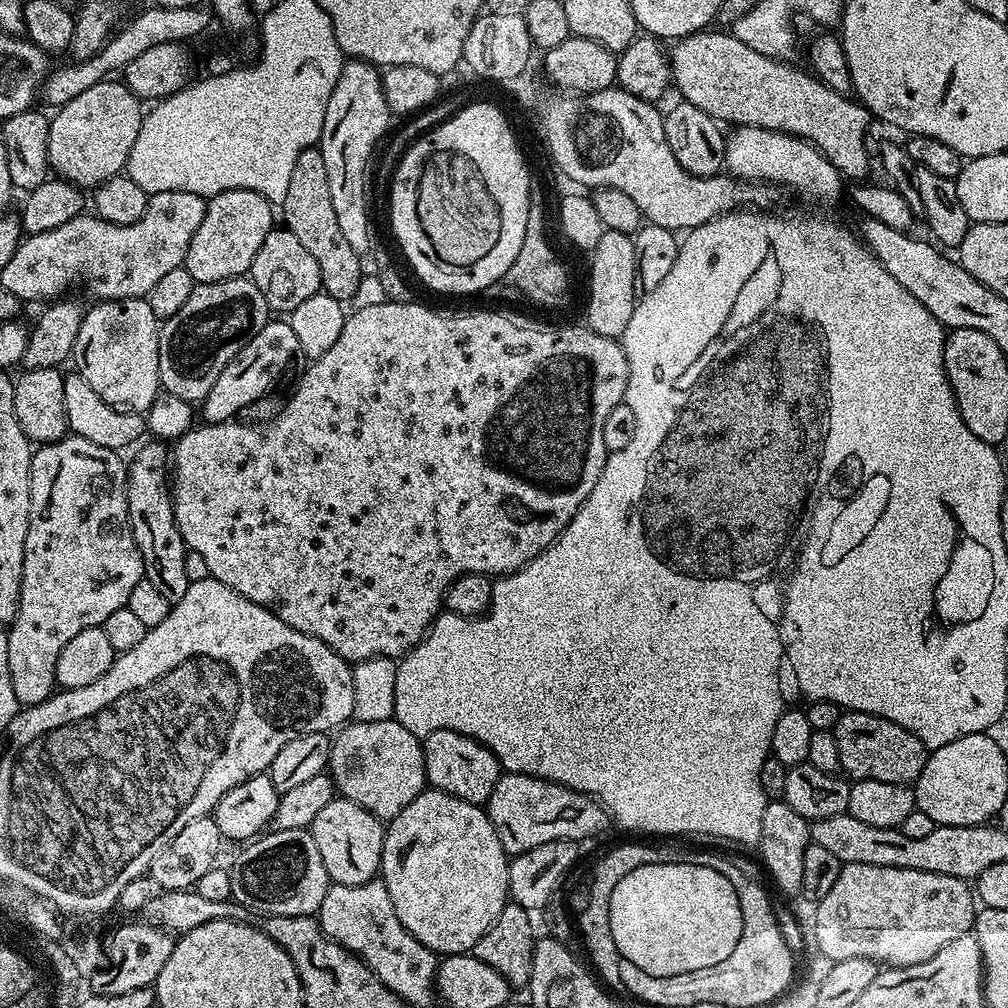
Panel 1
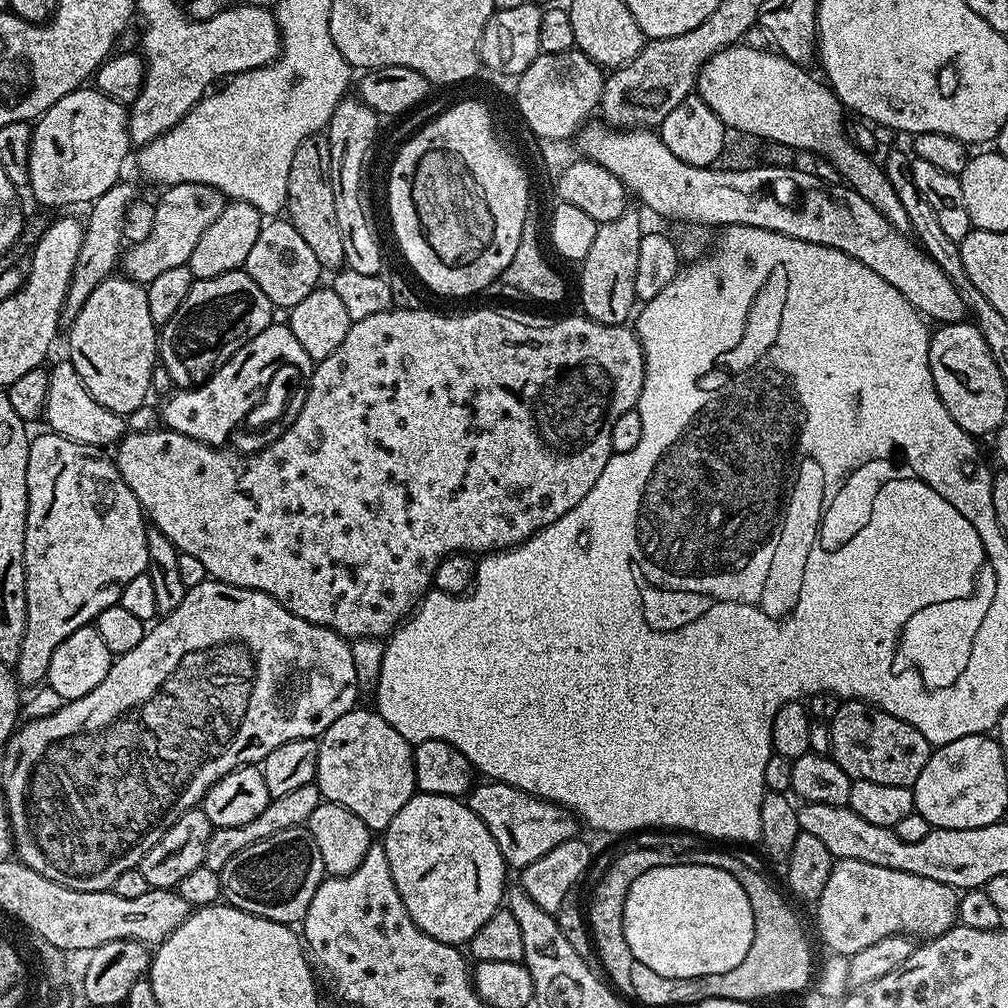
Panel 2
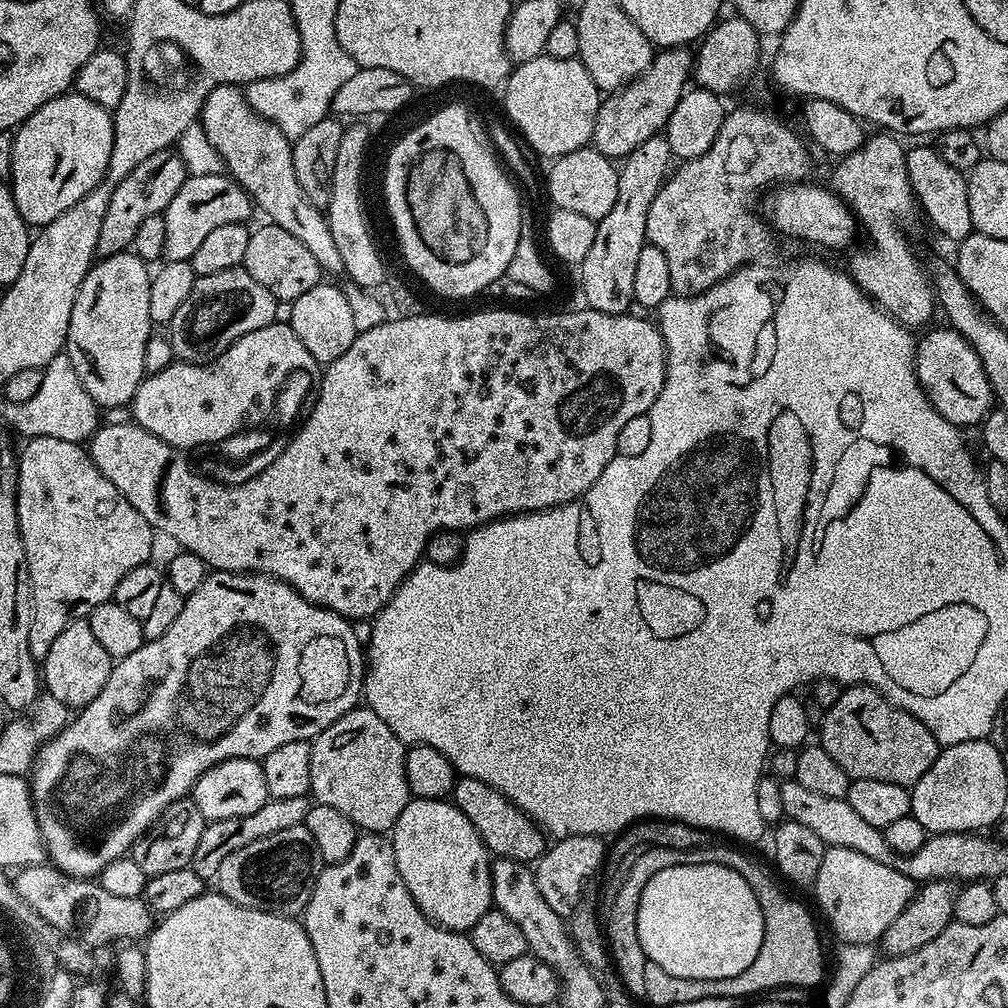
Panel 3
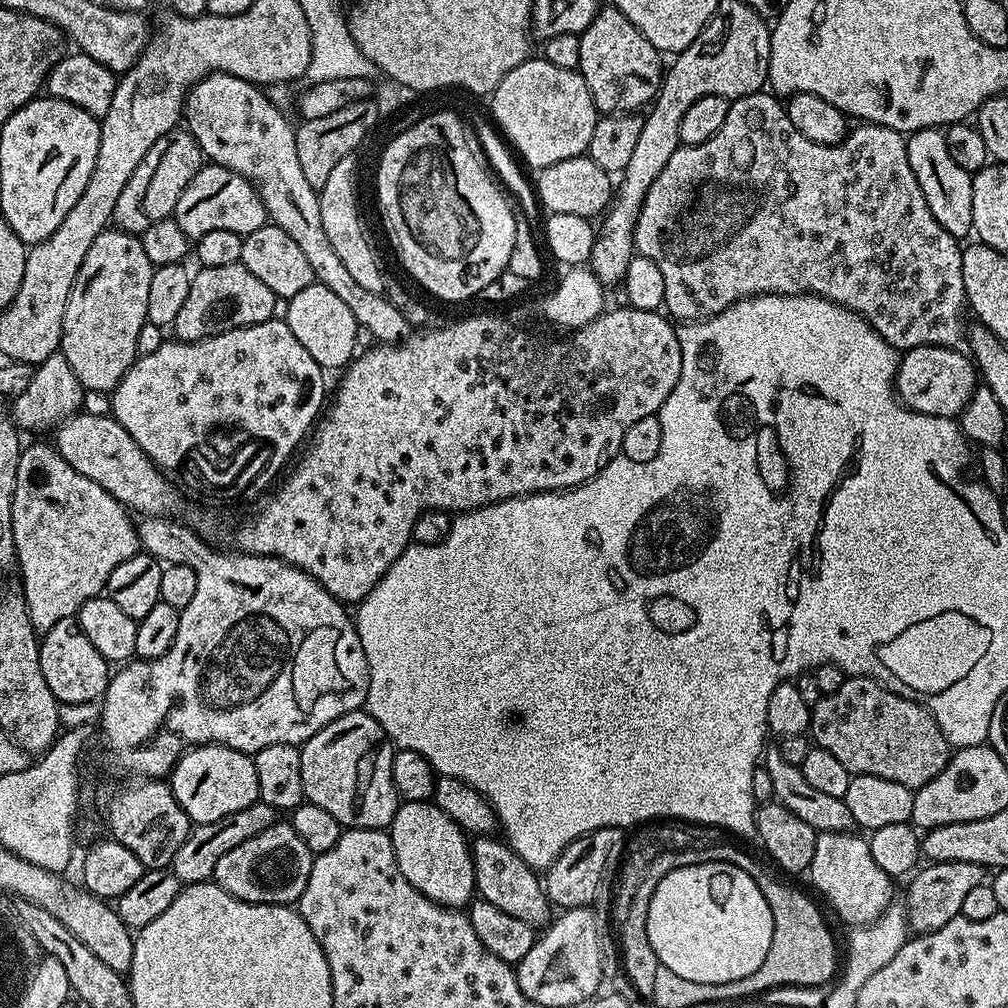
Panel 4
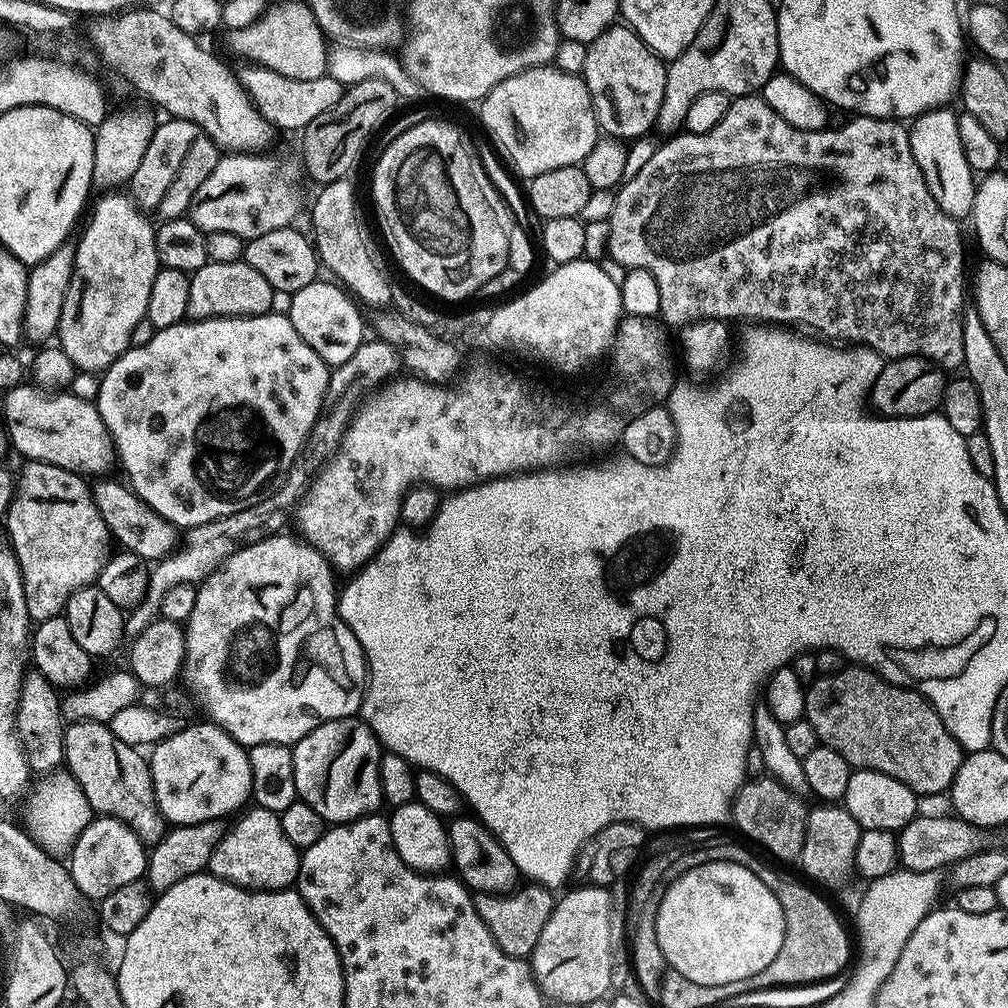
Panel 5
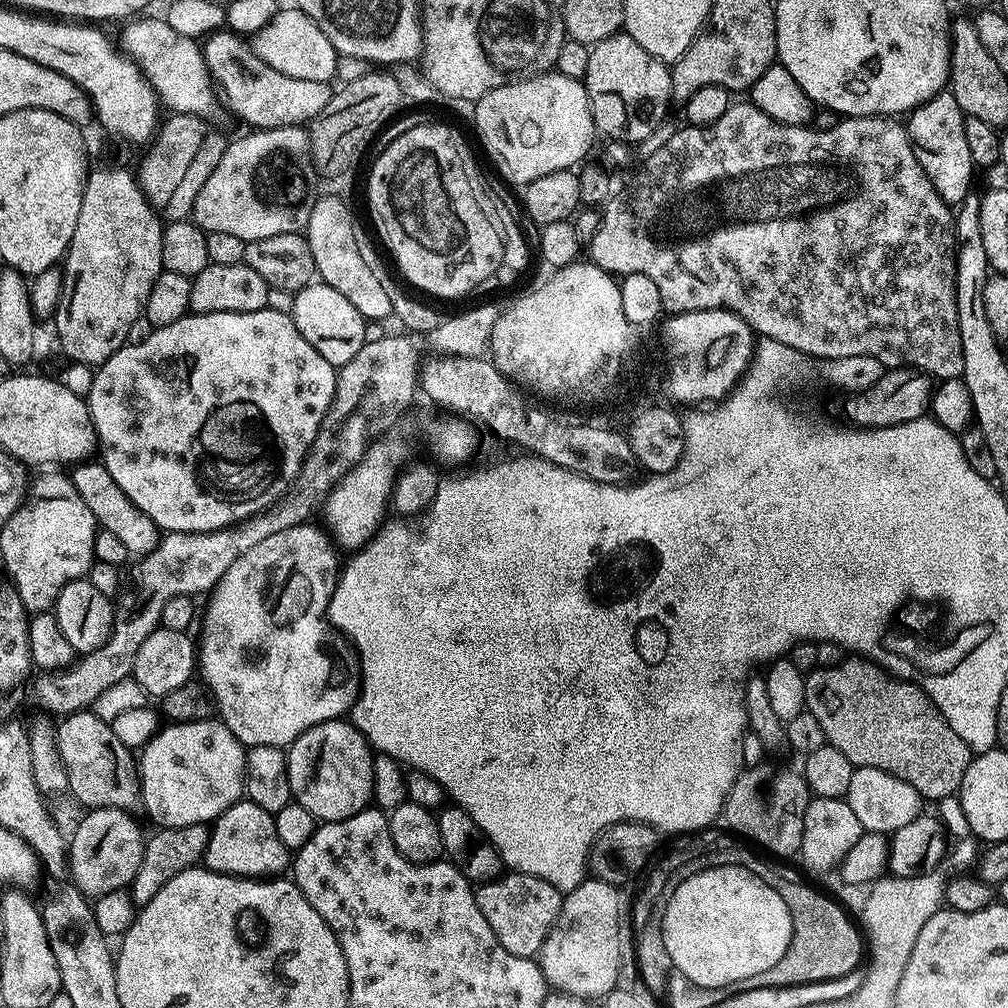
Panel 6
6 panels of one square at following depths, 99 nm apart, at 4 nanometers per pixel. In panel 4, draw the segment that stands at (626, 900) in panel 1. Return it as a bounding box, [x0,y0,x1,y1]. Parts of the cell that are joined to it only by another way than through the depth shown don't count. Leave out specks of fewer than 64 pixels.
[646,860,774,984]

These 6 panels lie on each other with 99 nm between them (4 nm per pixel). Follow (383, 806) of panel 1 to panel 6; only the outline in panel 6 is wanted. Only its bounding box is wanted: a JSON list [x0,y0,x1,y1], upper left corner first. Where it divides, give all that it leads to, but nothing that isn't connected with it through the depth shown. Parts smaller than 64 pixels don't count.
[286,719,374,821]

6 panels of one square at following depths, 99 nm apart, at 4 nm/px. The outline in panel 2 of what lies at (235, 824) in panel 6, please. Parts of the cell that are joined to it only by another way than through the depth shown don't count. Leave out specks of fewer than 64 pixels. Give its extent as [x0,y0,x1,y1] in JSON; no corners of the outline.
[219,826,326,926]

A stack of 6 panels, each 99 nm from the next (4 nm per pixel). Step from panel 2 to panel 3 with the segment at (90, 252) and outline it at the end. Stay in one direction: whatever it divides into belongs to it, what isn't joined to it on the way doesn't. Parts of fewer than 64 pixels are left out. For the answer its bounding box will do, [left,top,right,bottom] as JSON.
[97,150,189,257]

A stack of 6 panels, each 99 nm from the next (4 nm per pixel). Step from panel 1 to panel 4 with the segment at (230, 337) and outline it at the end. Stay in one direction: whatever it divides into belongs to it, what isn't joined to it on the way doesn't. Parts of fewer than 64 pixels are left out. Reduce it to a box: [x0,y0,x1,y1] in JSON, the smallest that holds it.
[174,263,278,342]

